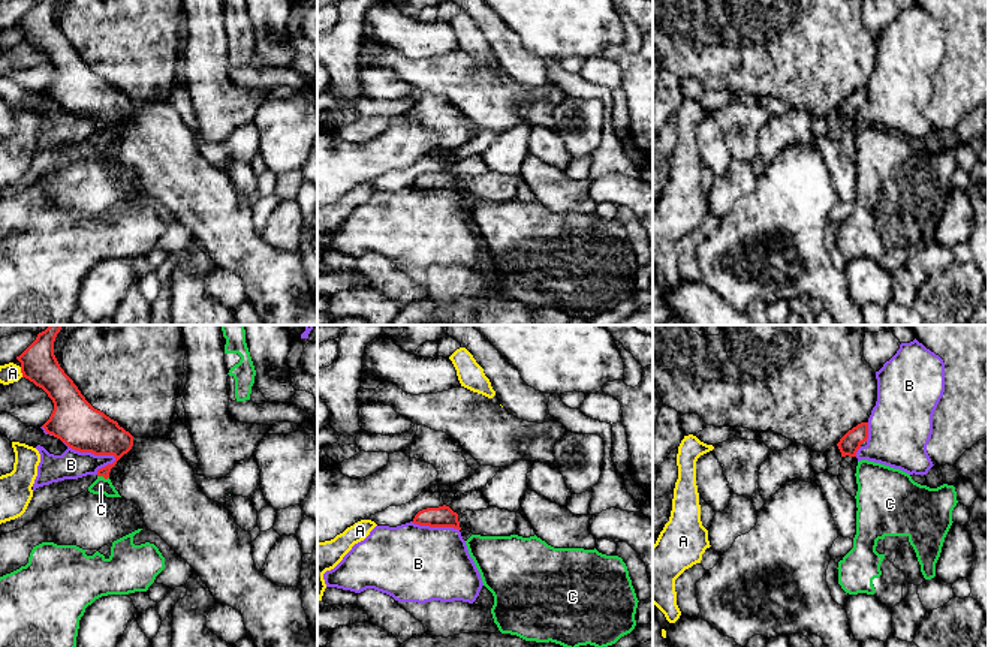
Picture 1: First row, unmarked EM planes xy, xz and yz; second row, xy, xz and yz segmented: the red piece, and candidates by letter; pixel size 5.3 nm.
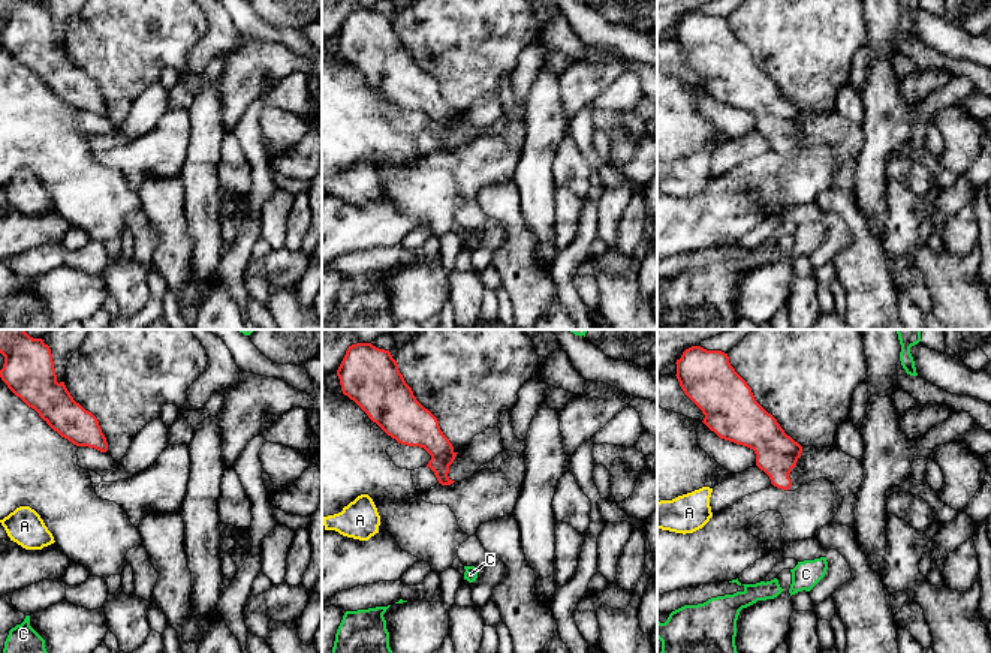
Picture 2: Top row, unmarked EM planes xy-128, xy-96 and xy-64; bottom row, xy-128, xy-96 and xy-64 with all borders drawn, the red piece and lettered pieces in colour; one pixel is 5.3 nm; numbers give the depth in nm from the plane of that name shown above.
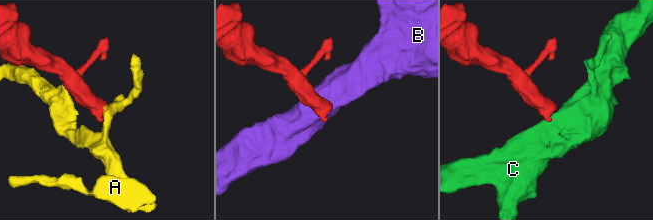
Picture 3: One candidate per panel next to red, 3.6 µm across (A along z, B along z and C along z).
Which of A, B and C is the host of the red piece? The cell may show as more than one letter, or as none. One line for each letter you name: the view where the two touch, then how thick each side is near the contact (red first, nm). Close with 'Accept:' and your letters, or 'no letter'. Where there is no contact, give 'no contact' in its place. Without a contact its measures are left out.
Accept: no letter

